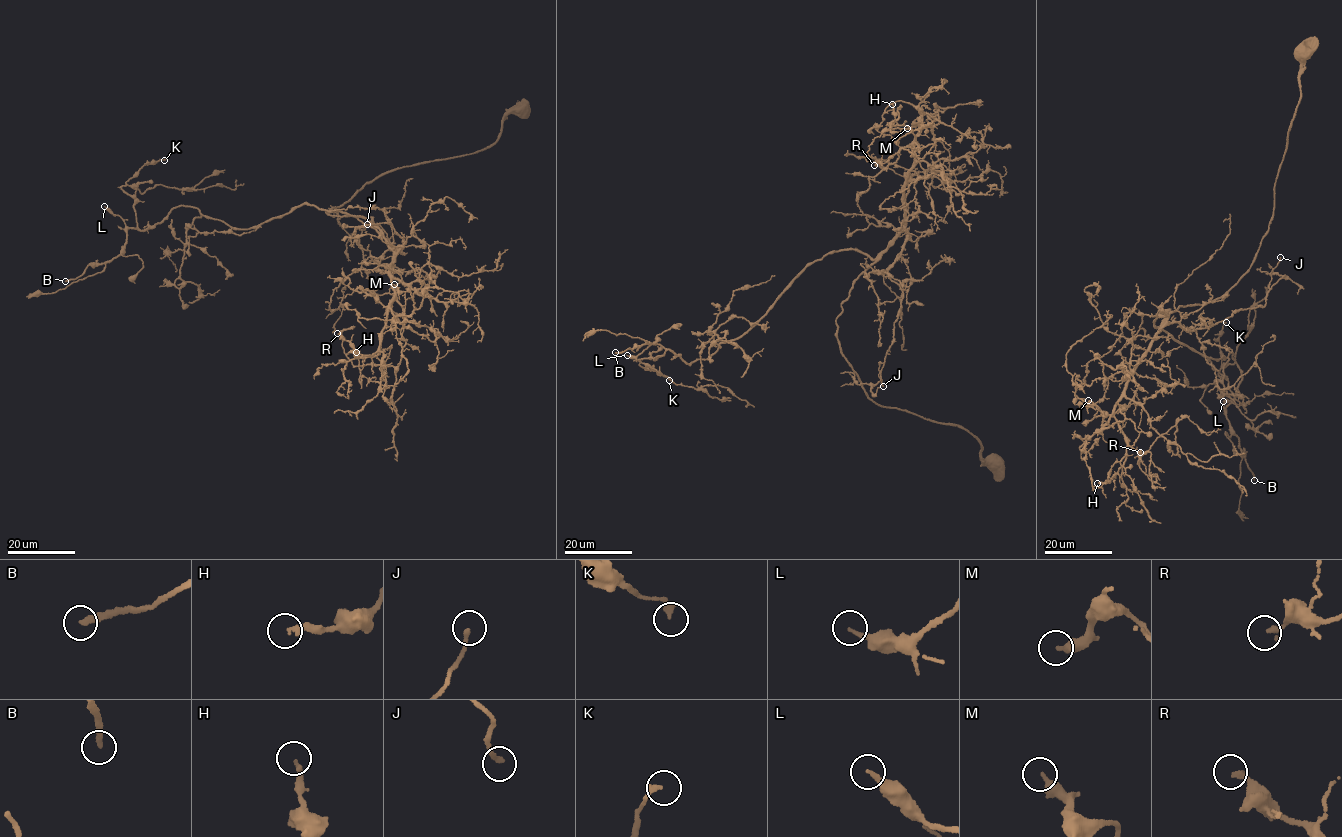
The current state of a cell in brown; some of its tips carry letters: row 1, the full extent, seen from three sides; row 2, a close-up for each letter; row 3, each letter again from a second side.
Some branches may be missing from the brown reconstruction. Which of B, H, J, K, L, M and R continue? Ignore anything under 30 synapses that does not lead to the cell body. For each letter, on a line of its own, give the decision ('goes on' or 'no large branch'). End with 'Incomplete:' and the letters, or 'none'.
B: goes on
H: no large branch
J: no large branch
K: no large branch
L: no large branch
M: no large branch
R: no large branch
Incomplete: B

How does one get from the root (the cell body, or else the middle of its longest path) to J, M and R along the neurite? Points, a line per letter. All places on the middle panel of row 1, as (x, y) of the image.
J: (997, 463), (957, 425), (877, 405), (841, 351), (842, 303), (906, 231), (888, 272), (903, 295), (883, 386)
M: (997, 463), (957, 425), (872, 400), (837, 336), (854, 281), (903, 227), (912, 144), (926, 127), (907, 128)
R: (997, 463), (957, 425), (877, 405), (841, 351), (836, 318), (901, 230), (917, 143), (874, 165)

